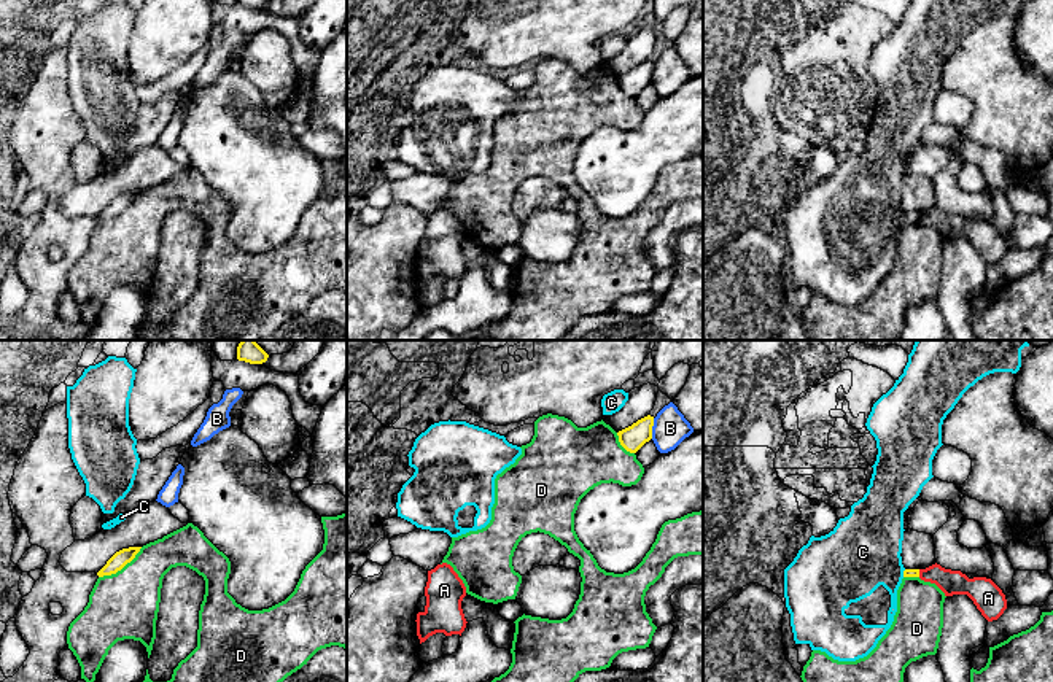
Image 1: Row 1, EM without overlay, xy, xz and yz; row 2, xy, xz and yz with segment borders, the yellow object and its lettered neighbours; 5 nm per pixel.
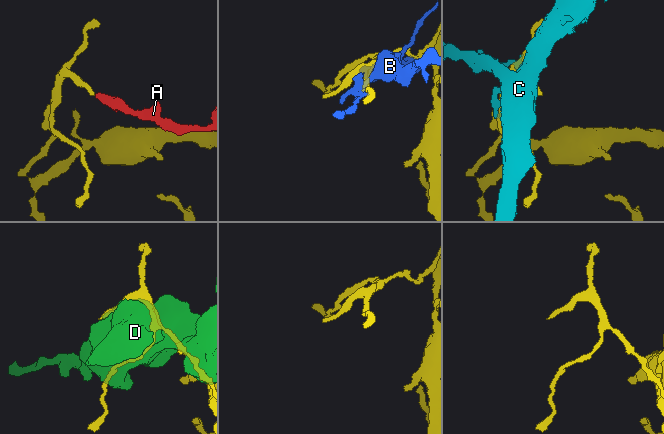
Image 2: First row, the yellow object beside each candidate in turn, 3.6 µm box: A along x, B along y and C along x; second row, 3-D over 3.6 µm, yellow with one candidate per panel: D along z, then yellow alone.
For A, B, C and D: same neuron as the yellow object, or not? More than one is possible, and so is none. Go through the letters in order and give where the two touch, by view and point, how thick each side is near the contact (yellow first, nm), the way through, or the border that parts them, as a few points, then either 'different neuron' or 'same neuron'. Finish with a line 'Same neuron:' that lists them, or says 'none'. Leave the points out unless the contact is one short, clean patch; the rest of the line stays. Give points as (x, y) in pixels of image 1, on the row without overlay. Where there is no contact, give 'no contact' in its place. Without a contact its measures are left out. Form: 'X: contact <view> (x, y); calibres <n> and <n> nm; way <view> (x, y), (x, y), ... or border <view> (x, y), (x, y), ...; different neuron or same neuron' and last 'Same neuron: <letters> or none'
A: contact yz (918, 216); calibres 50 and 130 nm; border yz (918, 213), (920, 220); different neuron
B: contact xz (651, 72); calibres 120 and 180 nm; different neuron
C: contact yz (904, 216); calibres 50 and 380 nm; different neuron
D: contact xy (121, 212); calibres 80 and 340 nm; different neuron
Same neuron: none

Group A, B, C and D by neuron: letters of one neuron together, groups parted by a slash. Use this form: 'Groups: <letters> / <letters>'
Groups: A / B / C / D

